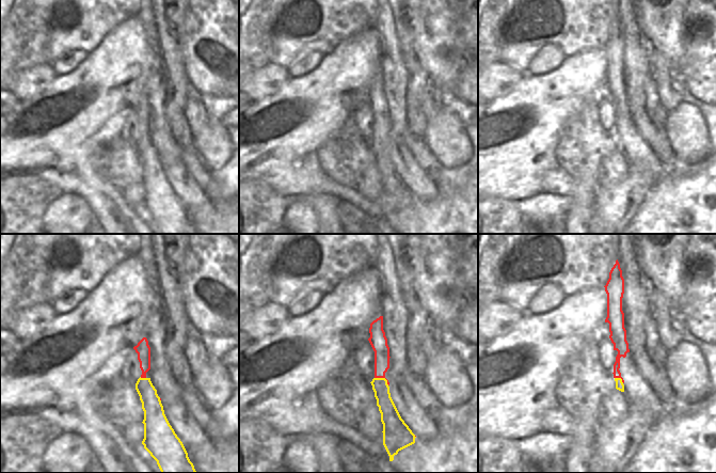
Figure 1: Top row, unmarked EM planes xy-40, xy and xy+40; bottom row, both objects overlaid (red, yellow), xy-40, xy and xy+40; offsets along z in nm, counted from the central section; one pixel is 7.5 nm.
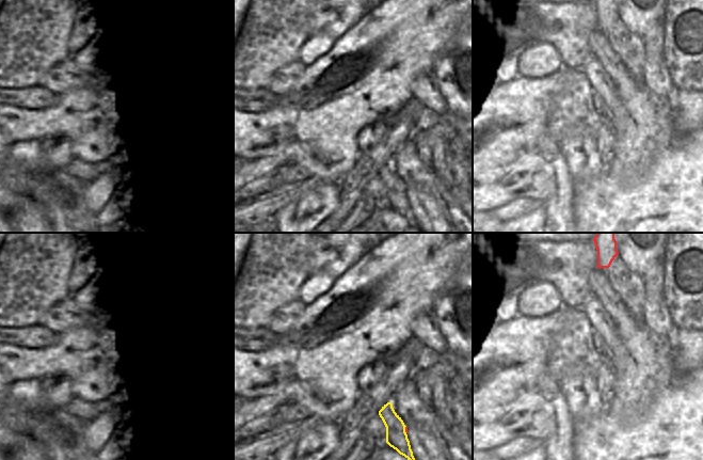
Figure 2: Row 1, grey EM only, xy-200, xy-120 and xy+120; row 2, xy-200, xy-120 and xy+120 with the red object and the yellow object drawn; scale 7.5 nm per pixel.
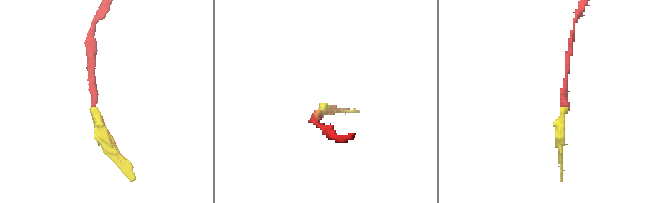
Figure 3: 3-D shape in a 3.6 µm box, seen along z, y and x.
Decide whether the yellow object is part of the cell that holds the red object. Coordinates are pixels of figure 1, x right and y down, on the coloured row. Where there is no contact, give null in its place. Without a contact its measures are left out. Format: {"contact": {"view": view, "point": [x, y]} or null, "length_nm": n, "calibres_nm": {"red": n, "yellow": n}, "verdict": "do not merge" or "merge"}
{"contact": {"view": "xy", "point": [383, 377]}, "length_nm": 130, "calibres_nm": {"red": 120, "yellow": 130}, "verdict": "merge"}

